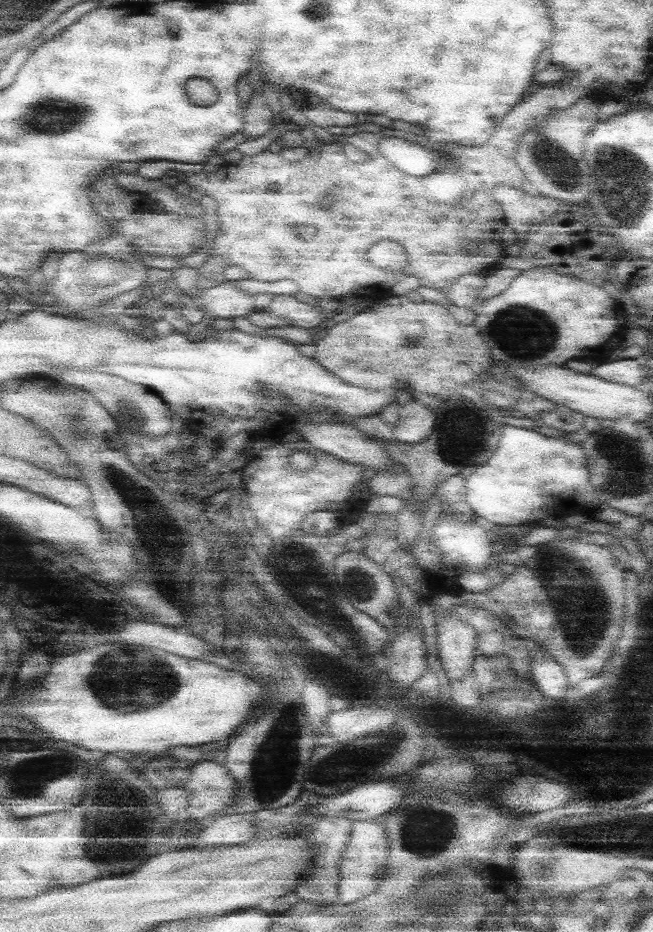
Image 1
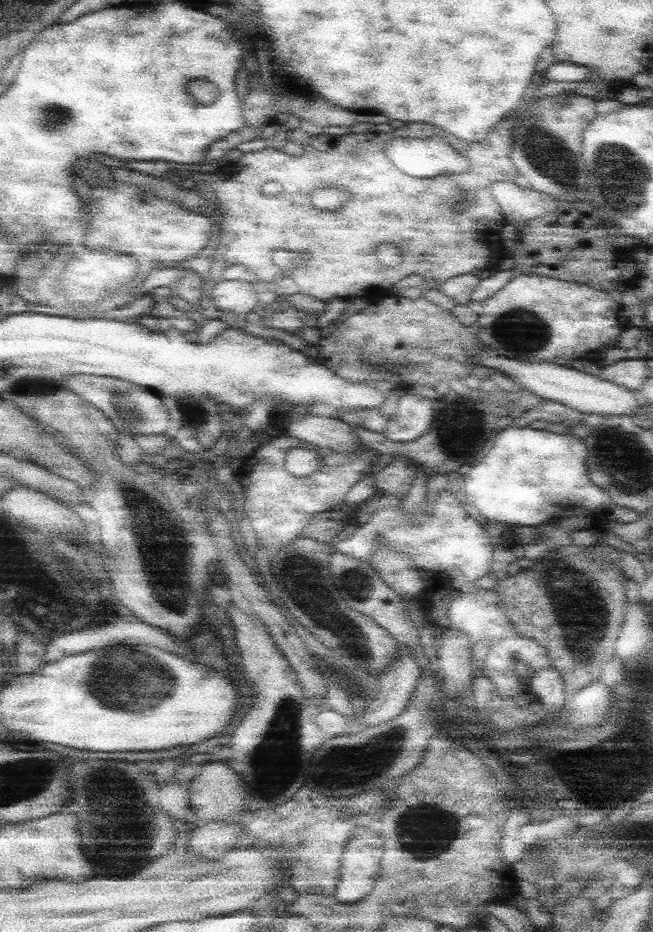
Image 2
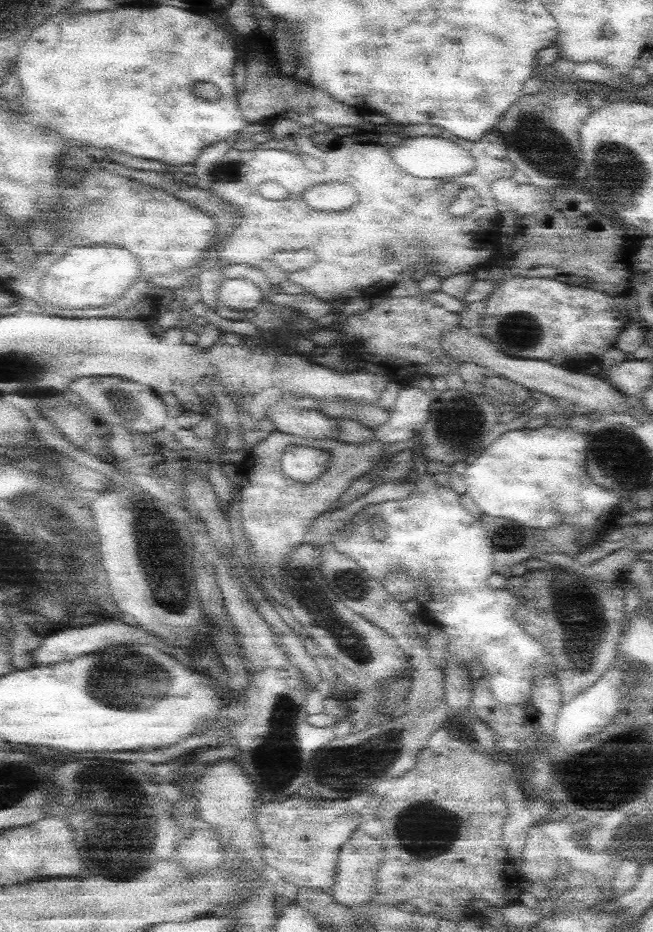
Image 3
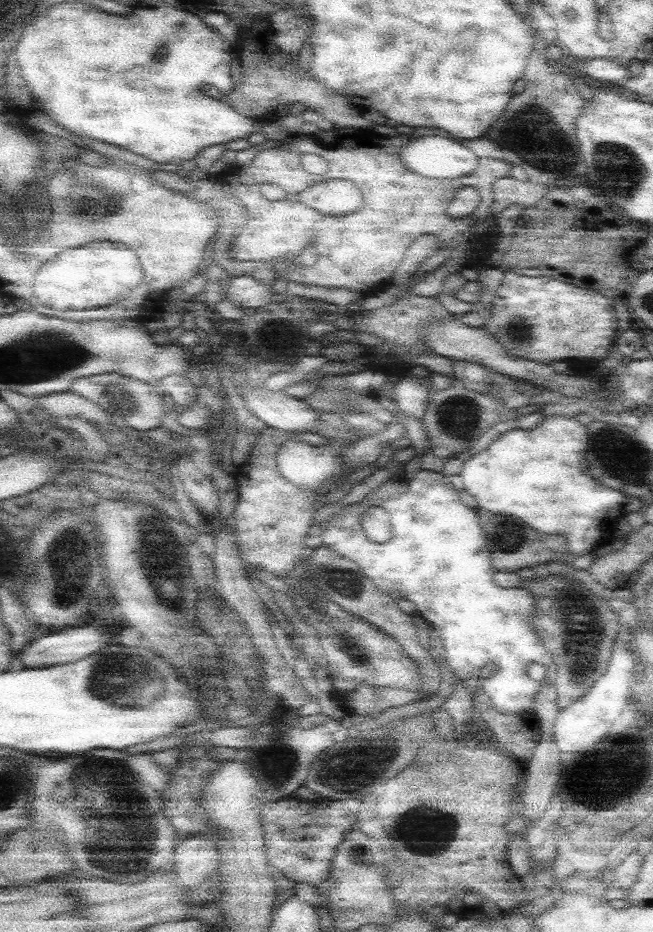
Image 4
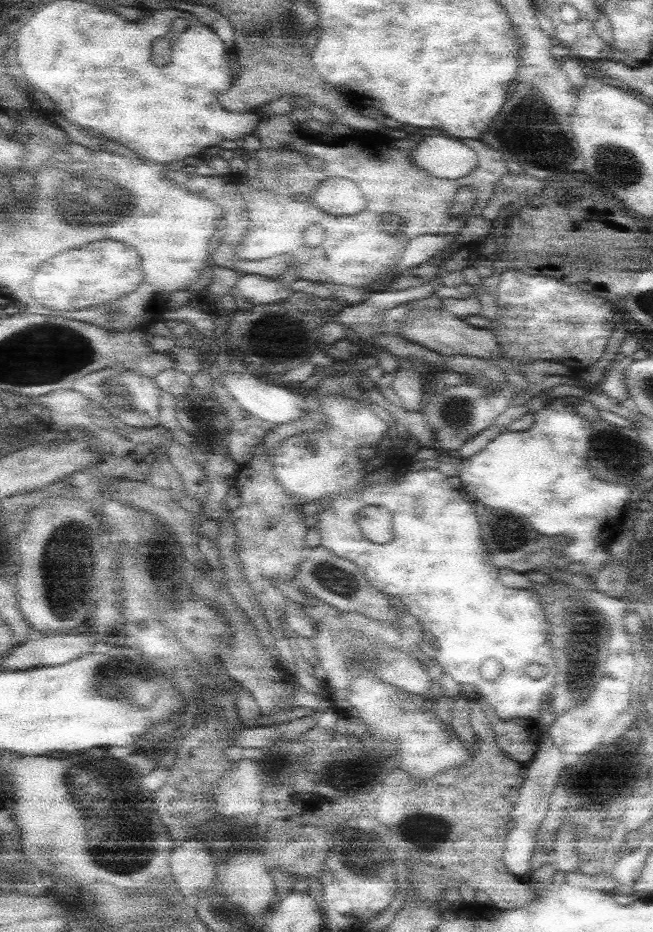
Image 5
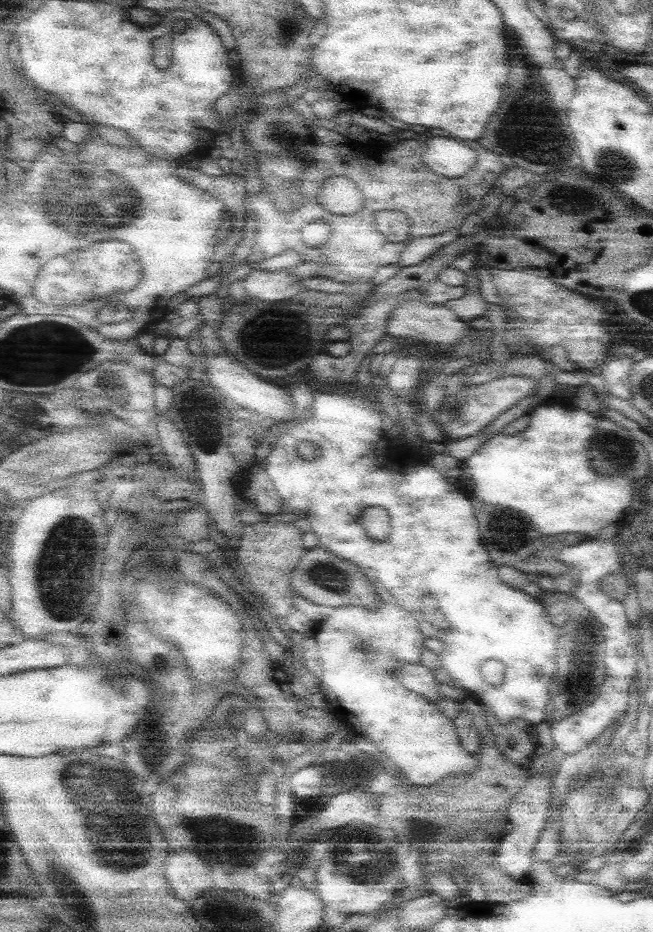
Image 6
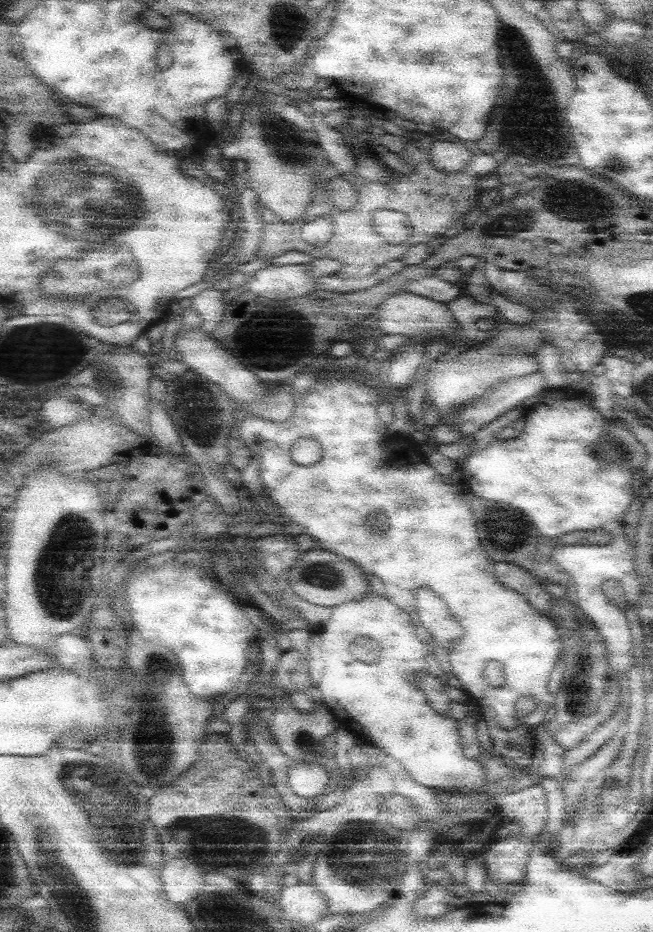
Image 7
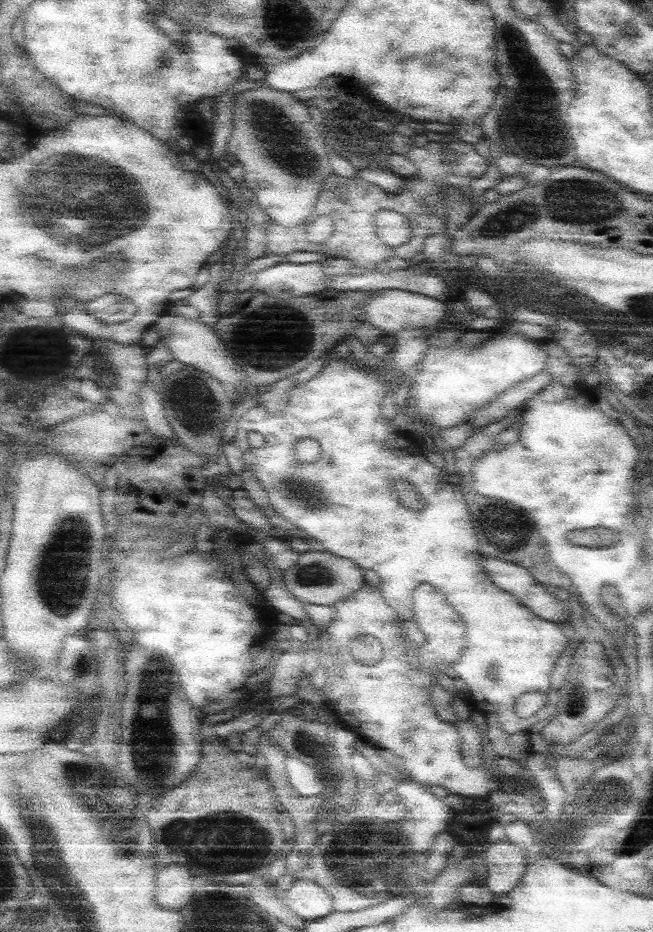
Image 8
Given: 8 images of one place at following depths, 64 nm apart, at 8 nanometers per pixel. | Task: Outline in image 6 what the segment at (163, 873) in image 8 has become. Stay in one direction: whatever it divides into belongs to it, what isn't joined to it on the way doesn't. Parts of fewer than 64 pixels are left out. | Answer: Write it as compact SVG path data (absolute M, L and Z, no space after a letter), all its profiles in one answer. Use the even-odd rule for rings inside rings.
M179 850L169 854L165 862L165 878L173 894L183 902L193 902L211 886L211 876L205 860L195 850Z

